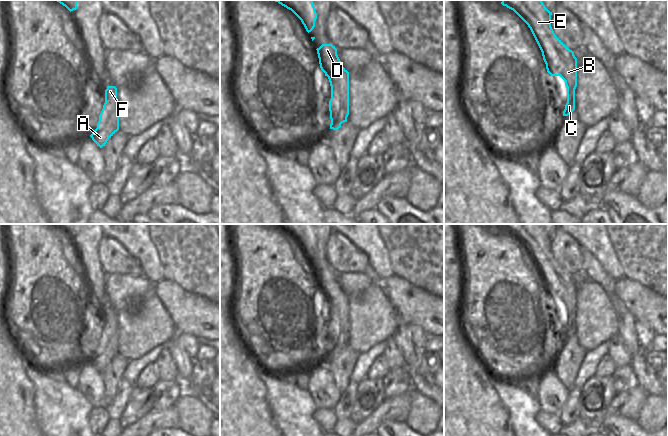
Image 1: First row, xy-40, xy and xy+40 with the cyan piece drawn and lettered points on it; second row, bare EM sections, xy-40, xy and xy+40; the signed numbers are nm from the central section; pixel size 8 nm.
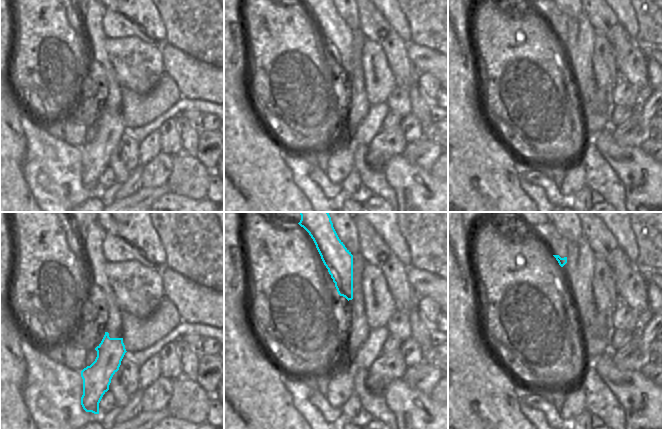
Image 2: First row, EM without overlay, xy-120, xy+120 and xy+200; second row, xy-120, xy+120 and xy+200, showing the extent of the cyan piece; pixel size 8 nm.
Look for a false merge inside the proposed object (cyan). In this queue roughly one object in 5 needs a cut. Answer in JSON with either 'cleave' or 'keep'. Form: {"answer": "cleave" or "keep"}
{"answer": "keep"}

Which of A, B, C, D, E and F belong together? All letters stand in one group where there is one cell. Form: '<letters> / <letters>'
A B C D E F

